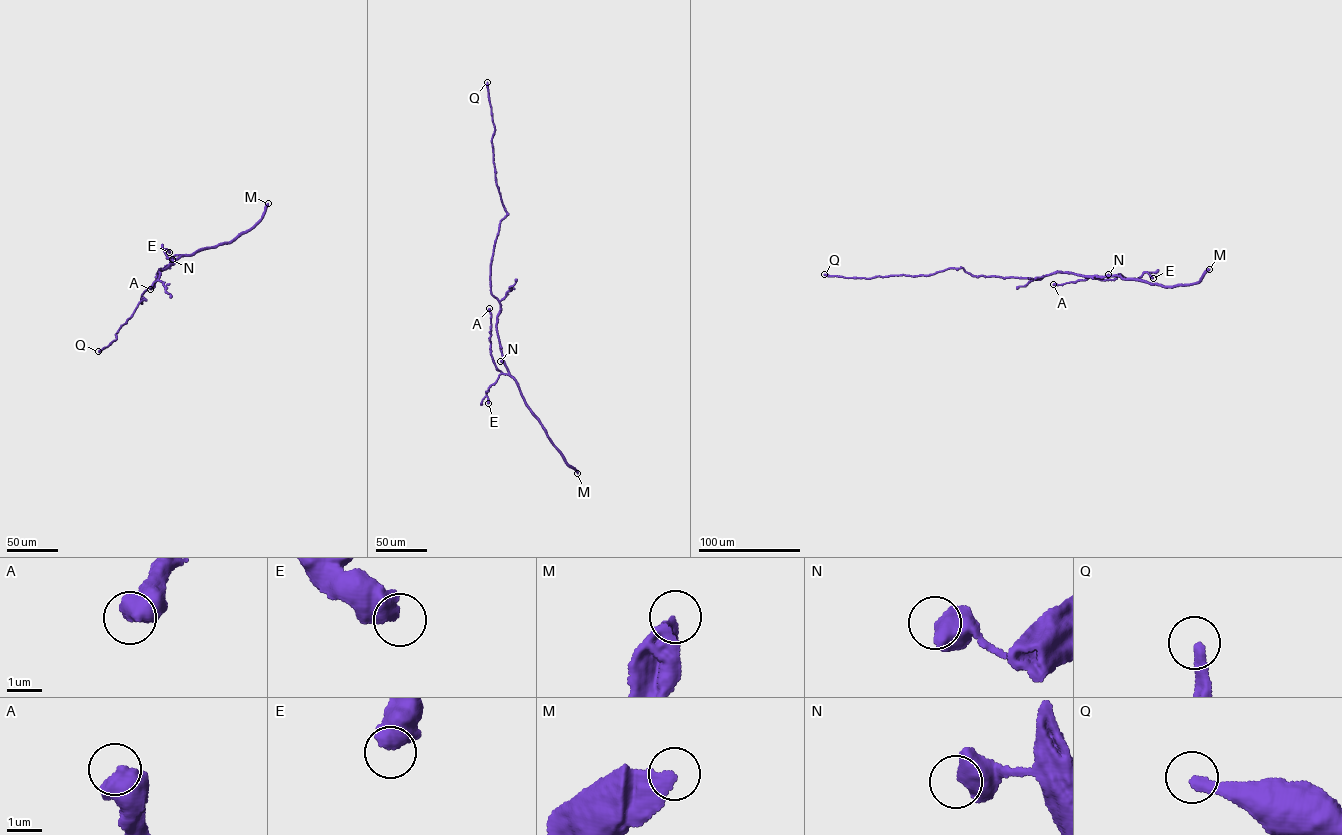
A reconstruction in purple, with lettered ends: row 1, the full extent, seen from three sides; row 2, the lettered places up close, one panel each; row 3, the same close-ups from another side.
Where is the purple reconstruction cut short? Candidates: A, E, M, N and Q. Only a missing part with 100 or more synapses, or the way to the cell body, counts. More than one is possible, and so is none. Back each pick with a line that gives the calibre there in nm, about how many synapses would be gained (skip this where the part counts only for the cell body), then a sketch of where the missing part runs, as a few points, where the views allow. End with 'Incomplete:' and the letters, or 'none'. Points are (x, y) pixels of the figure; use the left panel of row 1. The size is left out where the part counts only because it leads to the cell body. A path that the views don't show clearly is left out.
Q: calibre 320 nm; 150 synapses; course (98, 351), (92, 355), (77, 355), (59, 363), (55, 360), (36, 301), (32, 308), (31, 302), (48, 282)
Incomplete: Q

